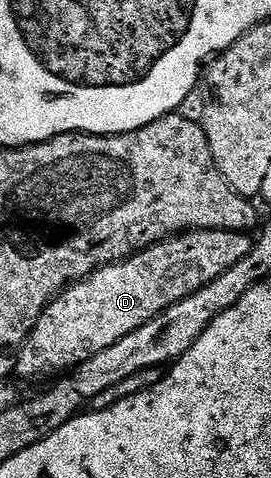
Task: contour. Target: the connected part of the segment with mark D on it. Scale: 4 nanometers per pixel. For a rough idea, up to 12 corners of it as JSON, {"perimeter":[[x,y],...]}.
{"perimeter":[[245,231],[148,245],[53,298],[21,377],[72,371],[248,257]]}

